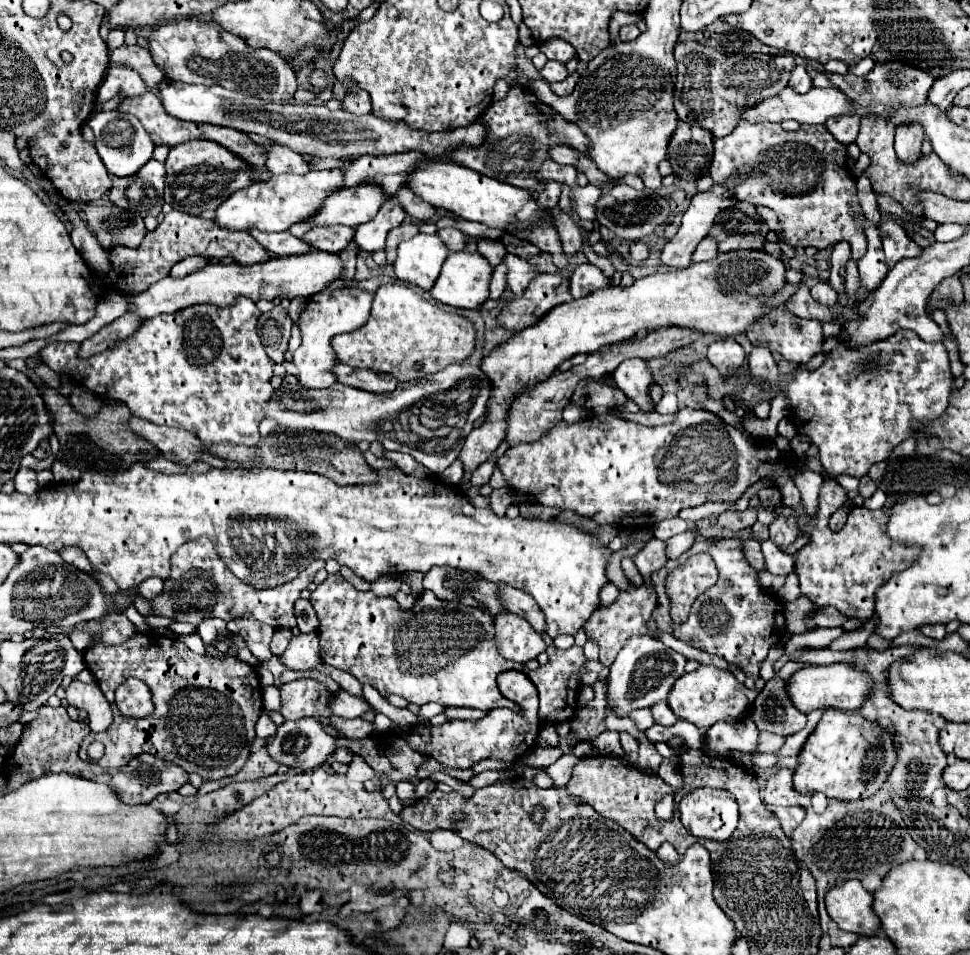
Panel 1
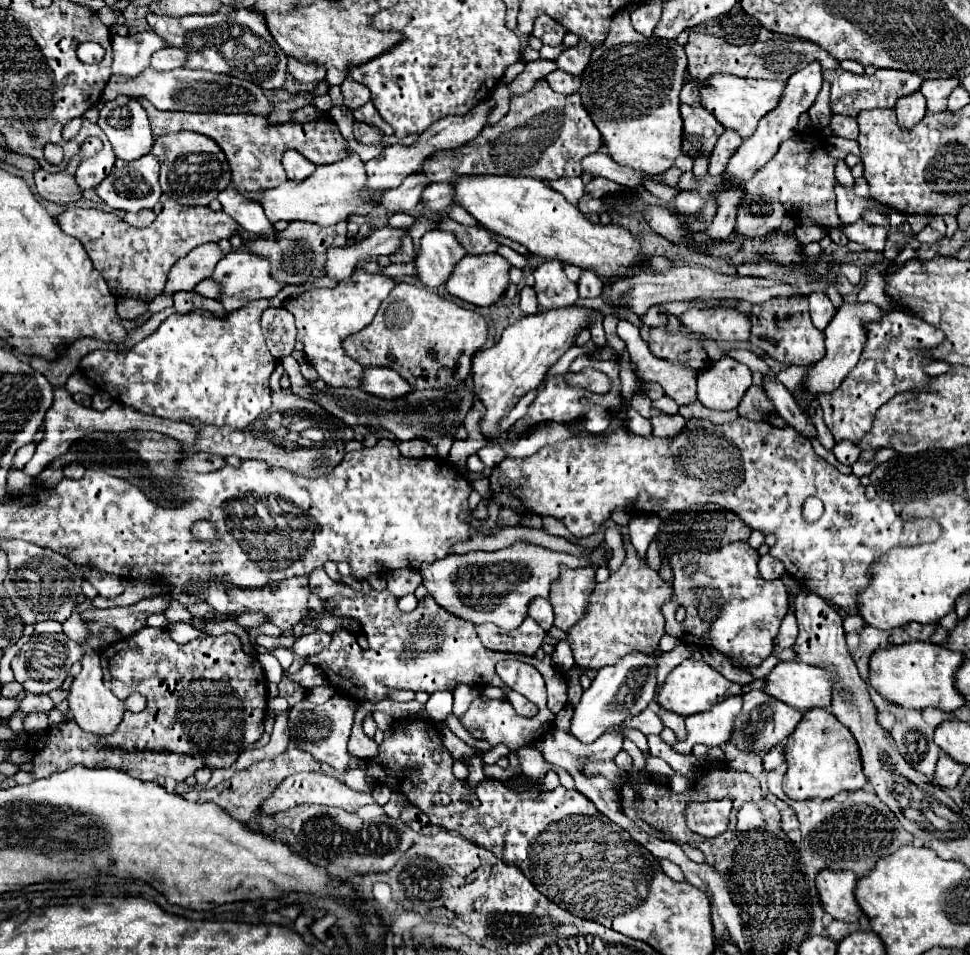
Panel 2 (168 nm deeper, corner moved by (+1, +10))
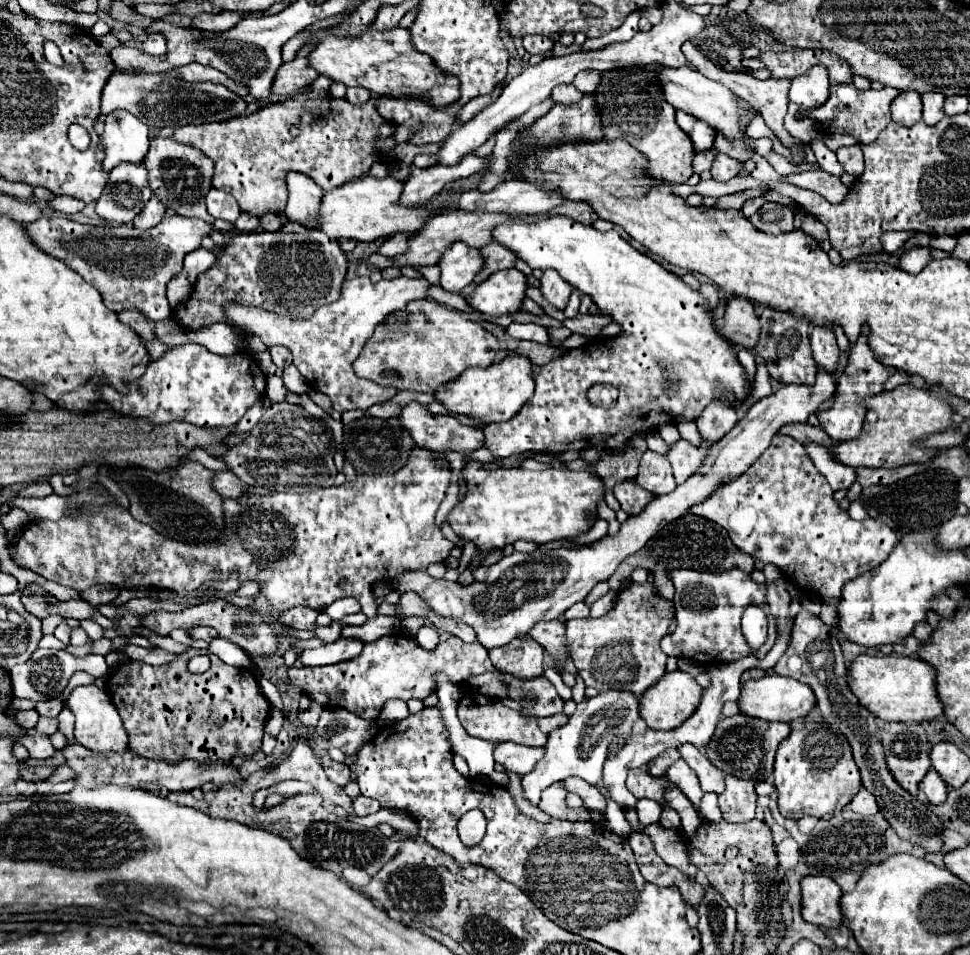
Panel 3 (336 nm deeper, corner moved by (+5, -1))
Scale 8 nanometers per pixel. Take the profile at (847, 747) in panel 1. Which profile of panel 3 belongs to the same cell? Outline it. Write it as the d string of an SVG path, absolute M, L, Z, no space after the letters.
M803 723L801 729L791 731L789 737L781 741L775 759L777 759L777 775L773 773L773 783L779 791L779 811L783 817L801 819L805 815L813 815L813 817L833 815L835 811L841 811L861 789L859 769L853 761L847 739L825 723Z

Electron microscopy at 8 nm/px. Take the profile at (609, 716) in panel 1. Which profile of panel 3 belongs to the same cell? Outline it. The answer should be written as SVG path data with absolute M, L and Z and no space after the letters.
M679 759L677 763L673 763L673 765L665 771L665 777L667 777L669 781L673 781L673 785L677 785L677 787L689 797L689 801L691 801L693 805L697 805L699 799L703 797L703 791L701 791L701 787L699 787L697 775L695 775L695 771L693 771L685 761Z

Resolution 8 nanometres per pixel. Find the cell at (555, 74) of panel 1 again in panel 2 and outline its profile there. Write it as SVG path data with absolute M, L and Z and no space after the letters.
M579 40L579 44L575 48L565 50L555 62L557 62L557 66L561 70L565 70L565 72L569 72L573 76L581 76L585 66L589 64L591 52L593 52L593 48L585 40Z

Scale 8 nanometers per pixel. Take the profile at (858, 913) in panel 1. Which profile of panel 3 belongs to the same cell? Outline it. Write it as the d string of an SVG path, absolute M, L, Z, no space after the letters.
M823 875L803 877L803 919L819 925L821 929L837 929L843 923L843 913L839 907L839 899L843 895L841 887Z

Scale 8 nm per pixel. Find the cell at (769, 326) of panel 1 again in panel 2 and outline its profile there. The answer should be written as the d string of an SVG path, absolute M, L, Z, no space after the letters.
M807 296L771 298L763 304L755 304L751 310L751 344L763 348L771 358L785 366L811 366L825 356L823 332L815 330L809 316Z

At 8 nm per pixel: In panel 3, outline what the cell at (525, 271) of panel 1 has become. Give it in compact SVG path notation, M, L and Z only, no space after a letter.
M513 321L507 327L507 333L515 339L527 339L527 341L535 341L535 343L541 343L541 345L549 343L549 335L547 335L545 327L535 325L535 323L515 323Z

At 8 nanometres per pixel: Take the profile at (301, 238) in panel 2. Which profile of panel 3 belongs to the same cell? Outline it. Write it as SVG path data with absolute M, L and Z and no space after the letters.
M287 225L275 233L245 233L223 245L217 265L199 275L189 301L181 303L173 317L187 329L207 327L225 321L221 313L225 301L257 305L291 317L307 317L313 309L337 301L345 275L347 257L341 245L319 233L311 235L309 229L293 231Z

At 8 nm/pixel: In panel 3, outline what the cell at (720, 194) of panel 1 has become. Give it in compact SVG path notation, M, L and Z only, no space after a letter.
M811 67L809 73L795 77L789 89L789 103L797 105L797 119L807 111L821 107L829 97L829 77L825 67Z

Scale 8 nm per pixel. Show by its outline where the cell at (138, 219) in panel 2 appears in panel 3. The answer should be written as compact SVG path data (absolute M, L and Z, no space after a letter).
M151 197L149 203L145 205L145 209L133 219L133 227L139 231L147 231L161 221L163 213L165 213L165 205L161 205L161 201L157 201L157 197Z

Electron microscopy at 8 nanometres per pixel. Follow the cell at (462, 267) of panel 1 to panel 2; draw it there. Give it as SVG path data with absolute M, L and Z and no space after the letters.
M467 254L447 280L447 290L475 306L495 304L509 286L511 264L499 254Z

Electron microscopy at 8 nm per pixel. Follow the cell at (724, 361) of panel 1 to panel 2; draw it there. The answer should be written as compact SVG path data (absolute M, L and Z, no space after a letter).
M721 358L697 376L697 398L705 408L735 410L751 384L751 370L745 364Z

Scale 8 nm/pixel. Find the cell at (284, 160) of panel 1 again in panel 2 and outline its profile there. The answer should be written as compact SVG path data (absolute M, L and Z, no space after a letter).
M287 150L283 154L283 166L285 166L287 178L293 182L301 182L301 178L309 178L309 174L313 174L313 170L317 168L313 162L309 162L305 156L301 156L295 150Z

